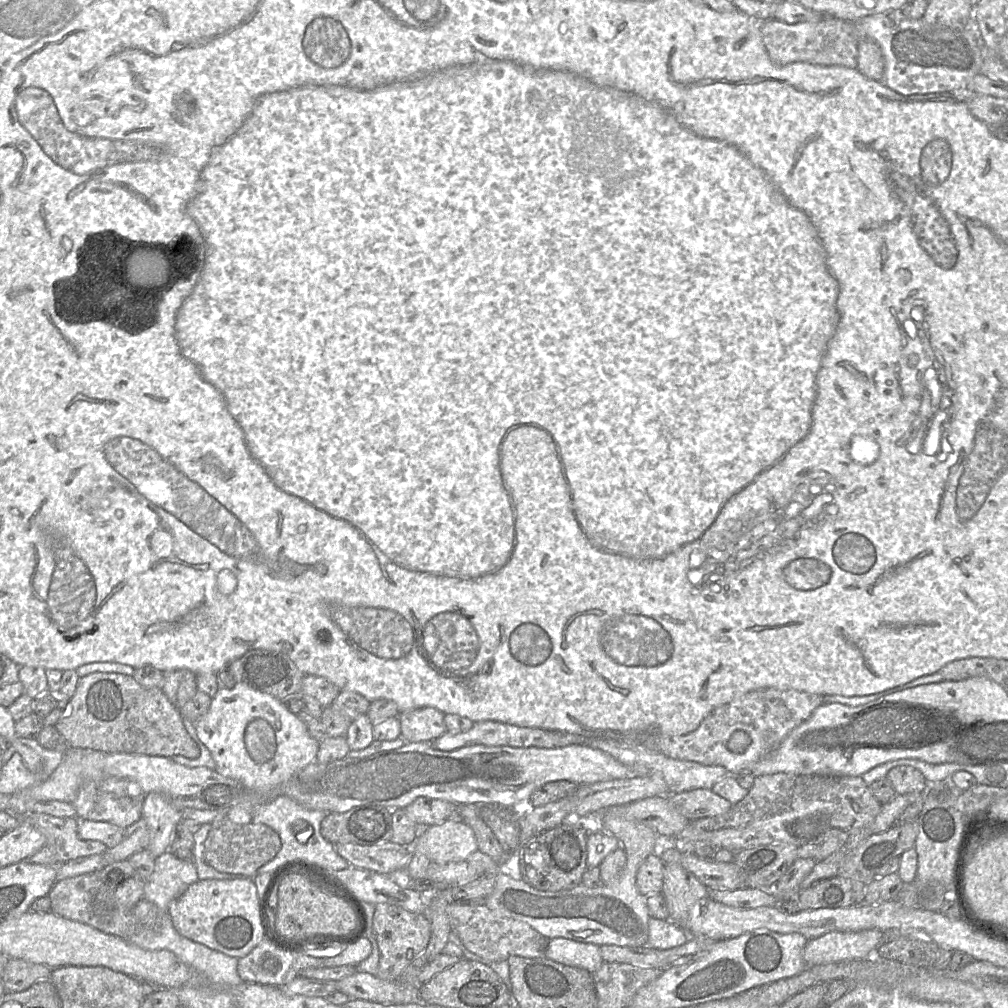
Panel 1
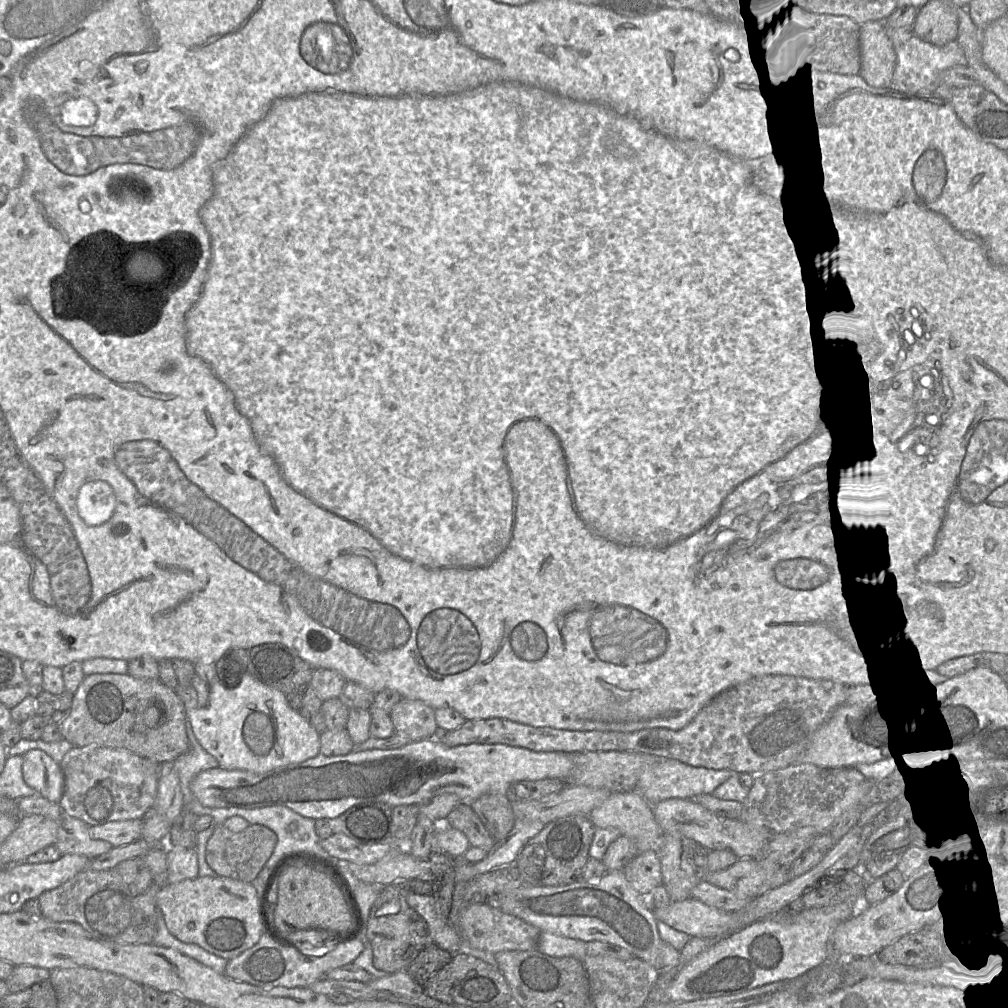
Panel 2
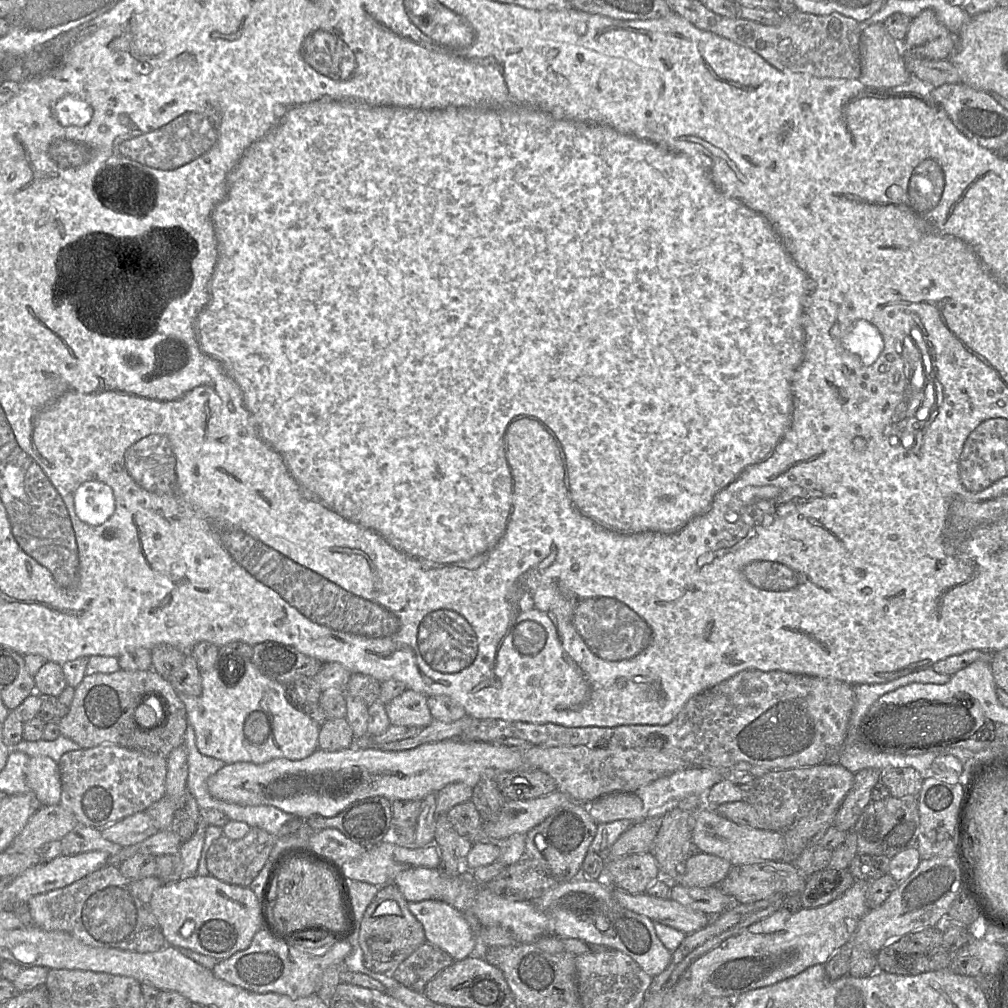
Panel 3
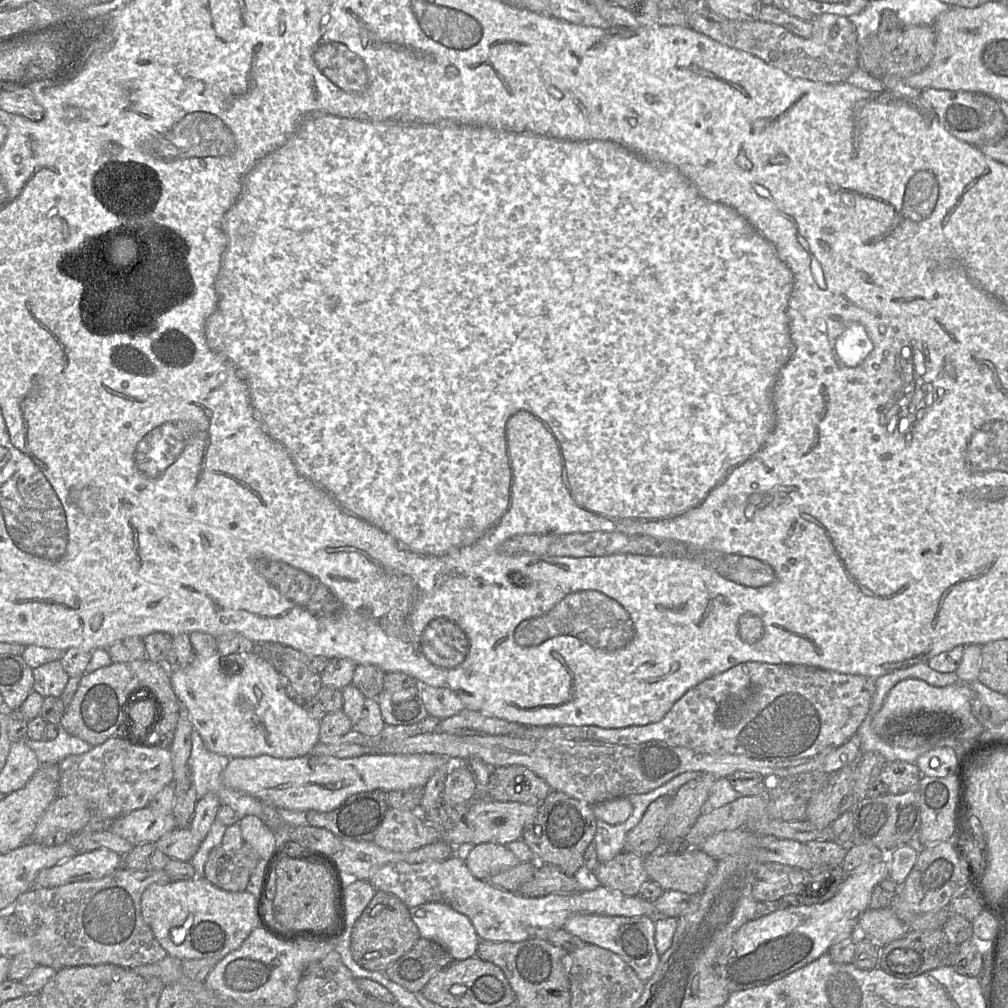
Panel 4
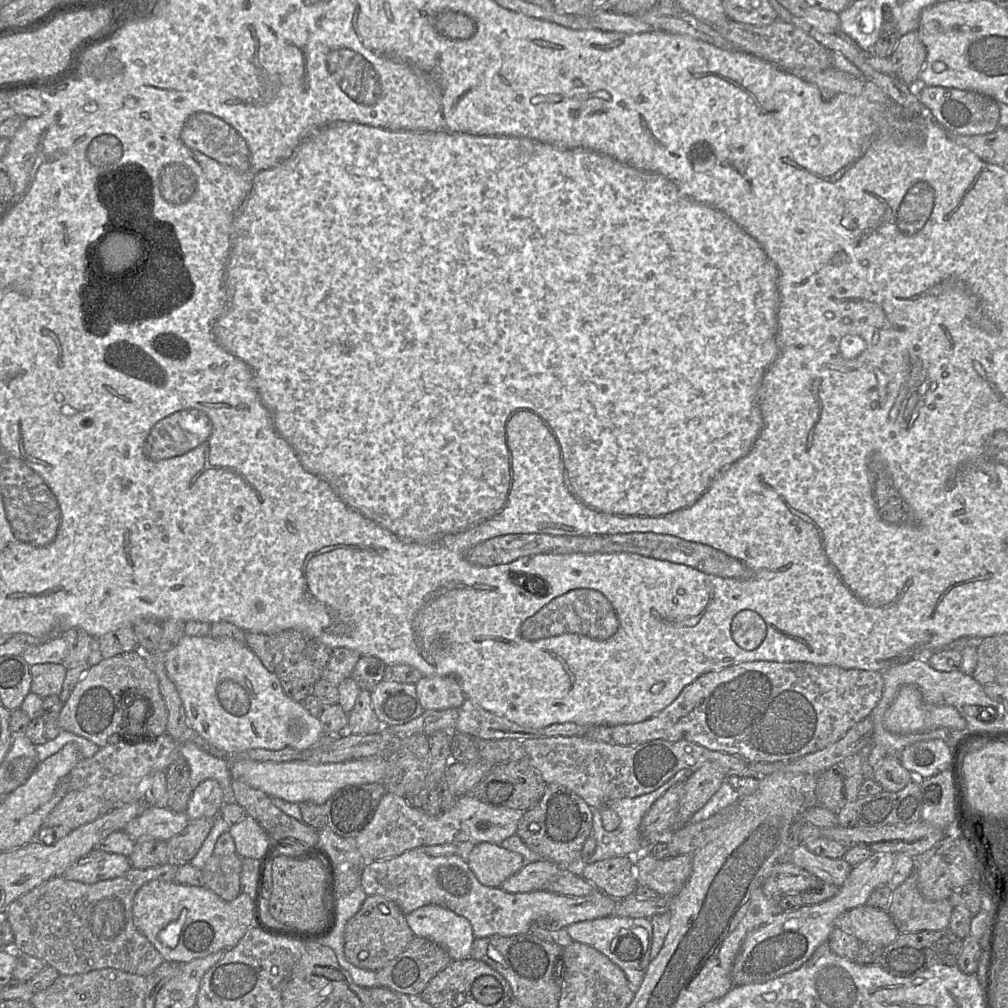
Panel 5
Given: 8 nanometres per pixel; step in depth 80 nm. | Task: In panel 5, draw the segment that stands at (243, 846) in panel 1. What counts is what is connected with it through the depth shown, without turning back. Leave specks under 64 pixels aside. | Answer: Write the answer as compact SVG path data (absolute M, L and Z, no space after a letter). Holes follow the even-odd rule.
M212 854L202 869L205 885L225 901L234 900L241 892L242 857Z

